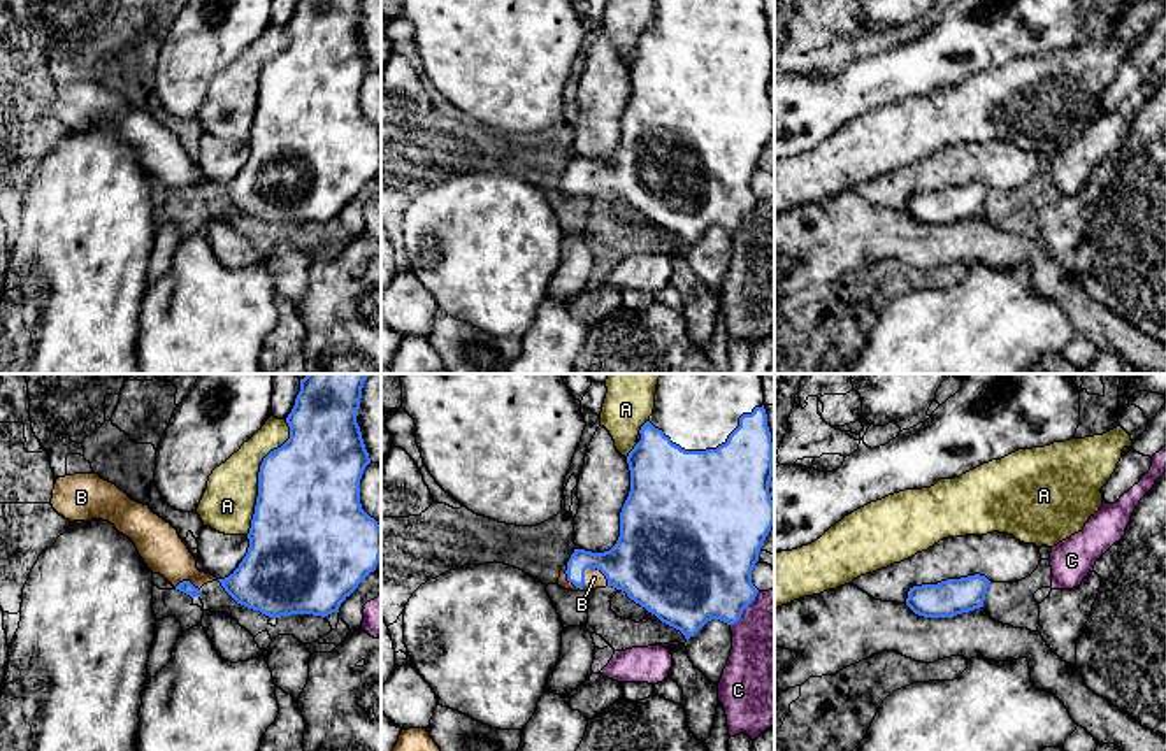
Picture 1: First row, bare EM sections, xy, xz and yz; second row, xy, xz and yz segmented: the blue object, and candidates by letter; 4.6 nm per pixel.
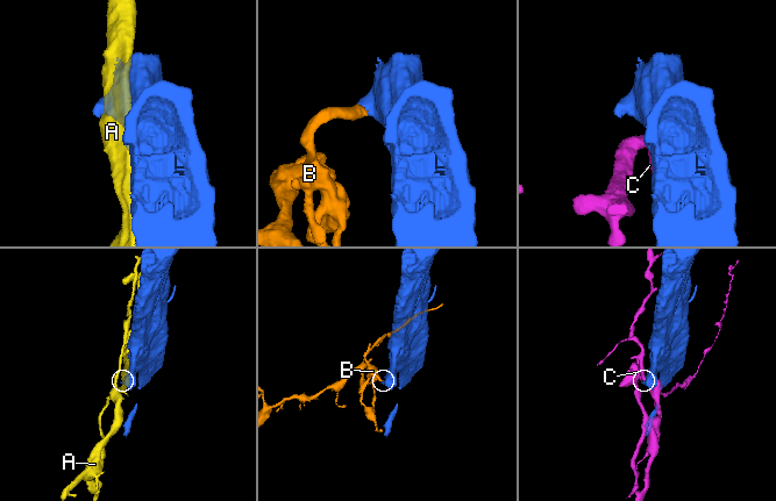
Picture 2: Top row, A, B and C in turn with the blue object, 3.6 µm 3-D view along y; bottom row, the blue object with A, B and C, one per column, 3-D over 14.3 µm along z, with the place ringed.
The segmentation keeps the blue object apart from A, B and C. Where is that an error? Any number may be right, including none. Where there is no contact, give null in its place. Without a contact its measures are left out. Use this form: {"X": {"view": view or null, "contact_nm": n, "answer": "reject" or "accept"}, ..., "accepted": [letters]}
{"A": {"view": "xy", "contact_nm": 550, "answer": "reject"}, "B": {"view": "xz", "contact_nm": 220, "answer": "accept"}, "C": {"view": "xz", "contact_nm": 200, "answer": "reject"}, "accepted": ["B"]}

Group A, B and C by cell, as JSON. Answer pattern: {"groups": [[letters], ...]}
{"groups": [["A"], ["B"], ["C"]]}

